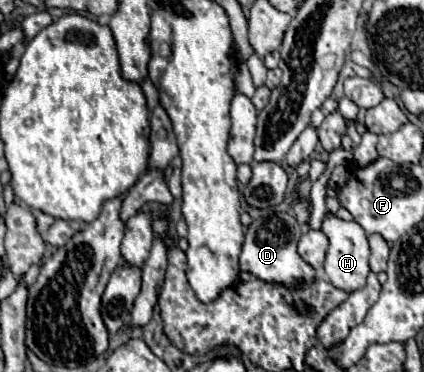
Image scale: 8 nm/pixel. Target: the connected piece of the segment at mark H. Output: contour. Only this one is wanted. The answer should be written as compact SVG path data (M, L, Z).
M326 213L322 231L326 233L326 237L330 241L330 247L326 253L326 263L324 263L324 271L330 279L330 283L348 293L362 289L366 285L366 277L370 273L370 265L368 265L370 249L368 249L368 237L366 237L364 229L360 229L360 225L356 221L344 221L344 219L336 217L334 213Z

